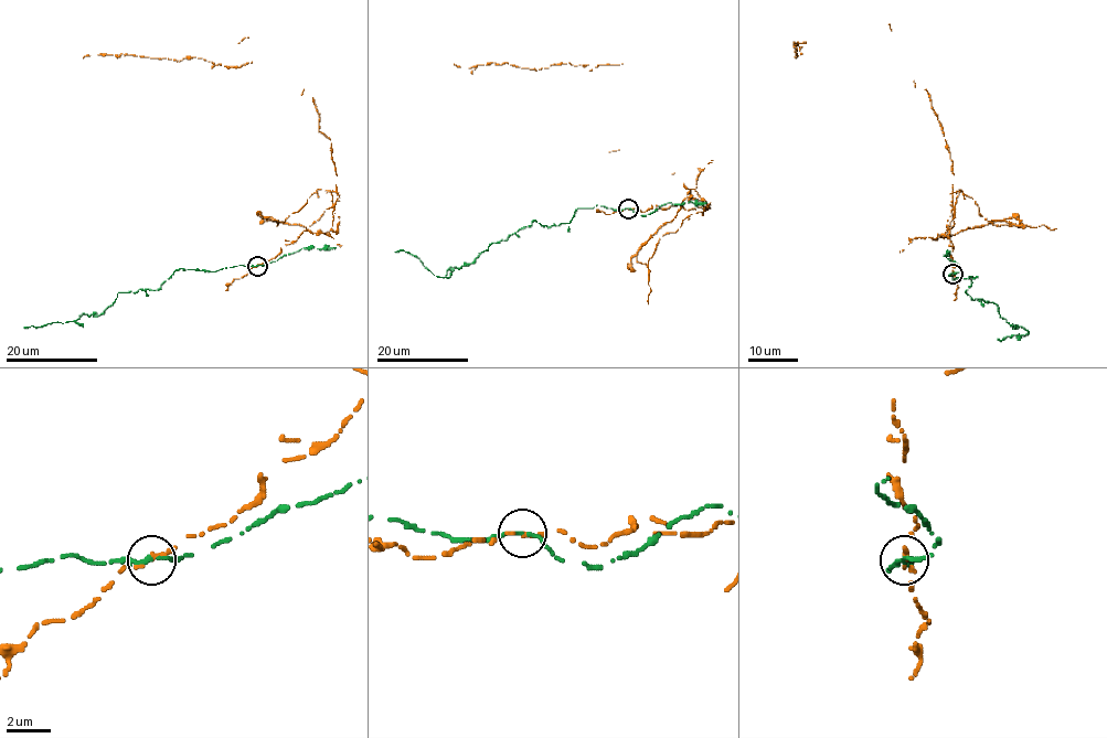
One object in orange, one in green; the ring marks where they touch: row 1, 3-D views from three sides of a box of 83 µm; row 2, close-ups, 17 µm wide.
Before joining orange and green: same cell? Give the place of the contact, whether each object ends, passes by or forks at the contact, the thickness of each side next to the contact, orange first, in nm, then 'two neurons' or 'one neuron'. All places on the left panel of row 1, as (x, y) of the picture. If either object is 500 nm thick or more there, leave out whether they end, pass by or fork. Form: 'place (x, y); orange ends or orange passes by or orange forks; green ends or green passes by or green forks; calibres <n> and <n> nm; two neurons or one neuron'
place (257, 266); orange ends; green passes by; calibres 240 and 170 nm; two neurons

